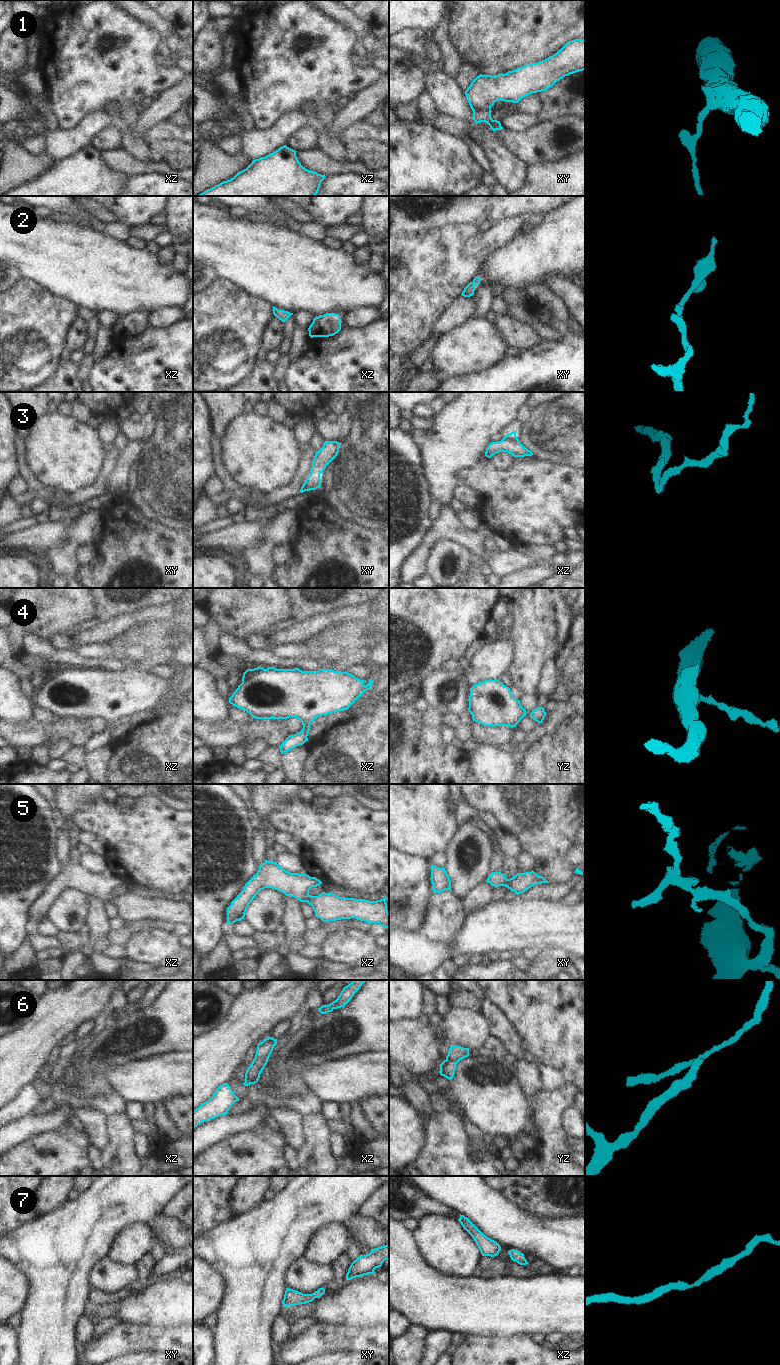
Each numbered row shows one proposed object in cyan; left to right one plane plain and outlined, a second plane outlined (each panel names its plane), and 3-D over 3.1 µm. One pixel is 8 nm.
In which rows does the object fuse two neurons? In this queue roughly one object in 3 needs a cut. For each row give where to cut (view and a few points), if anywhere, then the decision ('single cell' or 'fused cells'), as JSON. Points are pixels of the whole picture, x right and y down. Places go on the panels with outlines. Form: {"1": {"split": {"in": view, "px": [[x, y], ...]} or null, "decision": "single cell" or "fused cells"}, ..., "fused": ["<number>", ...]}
{"1": {"split": null, "decision": "single cell"}, "2": {"split": null, "decision": "single cell"}, "3": {"split": null, "decision": "single cell"}, "4": {"split": null, "decision": "single cell"}, "5": {"split": null, "decision": "single cell"}, "6": {"split": {"in": "yz", "px": [[446, 1058], [452, 1059], [456, 1063]]}, "decision": "fused cells"}, "7": {"split": null, "decision": "single cell"}, "fused": ["6"]}

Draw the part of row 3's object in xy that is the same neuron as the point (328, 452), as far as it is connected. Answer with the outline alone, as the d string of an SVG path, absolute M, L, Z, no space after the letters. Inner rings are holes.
M325 441L322 448L316 452L312 461L311 473L306 478L300 489L300 493L320 488L320 474L326 466L337 456L342 443L337 441Z

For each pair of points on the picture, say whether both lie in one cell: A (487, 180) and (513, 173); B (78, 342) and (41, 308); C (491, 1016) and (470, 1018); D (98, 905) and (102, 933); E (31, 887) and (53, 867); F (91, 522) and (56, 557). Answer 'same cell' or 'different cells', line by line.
A: different cells
B: different cells
C: different cells
D: same cell
E: same cell
F: same cell

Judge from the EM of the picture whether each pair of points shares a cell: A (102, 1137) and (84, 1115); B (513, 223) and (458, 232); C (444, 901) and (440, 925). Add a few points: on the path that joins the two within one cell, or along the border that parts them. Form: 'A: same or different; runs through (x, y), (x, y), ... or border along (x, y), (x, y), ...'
A: same; runs through (97, 1132), (95, 1126), (89, 1120)
B: same; runs through (499, 234), (496, 236), (472, 236)
C: same; runs through (444, 907), (444, 919)

